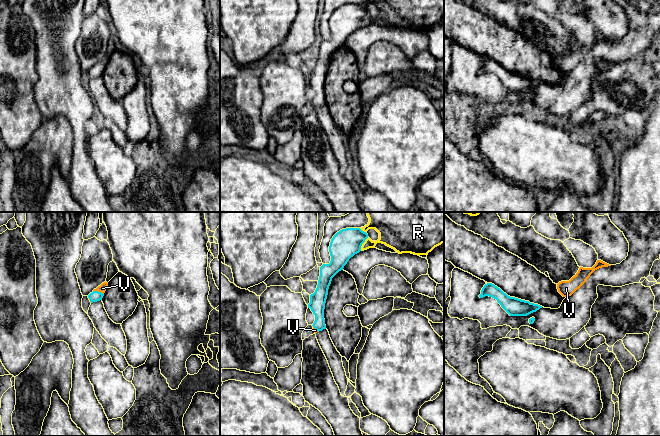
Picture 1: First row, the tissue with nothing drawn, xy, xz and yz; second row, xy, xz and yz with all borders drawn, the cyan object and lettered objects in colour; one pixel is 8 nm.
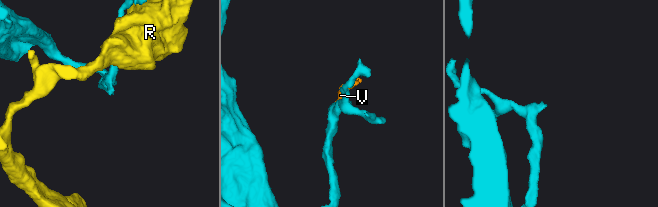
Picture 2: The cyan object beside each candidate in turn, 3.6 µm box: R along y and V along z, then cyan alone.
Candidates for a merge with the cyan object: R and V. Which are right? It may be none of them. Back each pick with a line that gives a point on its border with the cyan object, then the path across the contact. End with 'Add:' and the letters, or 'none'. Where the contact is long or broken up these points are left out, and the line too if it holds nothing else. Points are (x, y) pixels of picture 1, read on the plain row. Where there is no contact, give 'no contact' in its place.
V: contact xy (97, 67); way xy (95, 72), (97, 67), (102, 64)
Add: V

